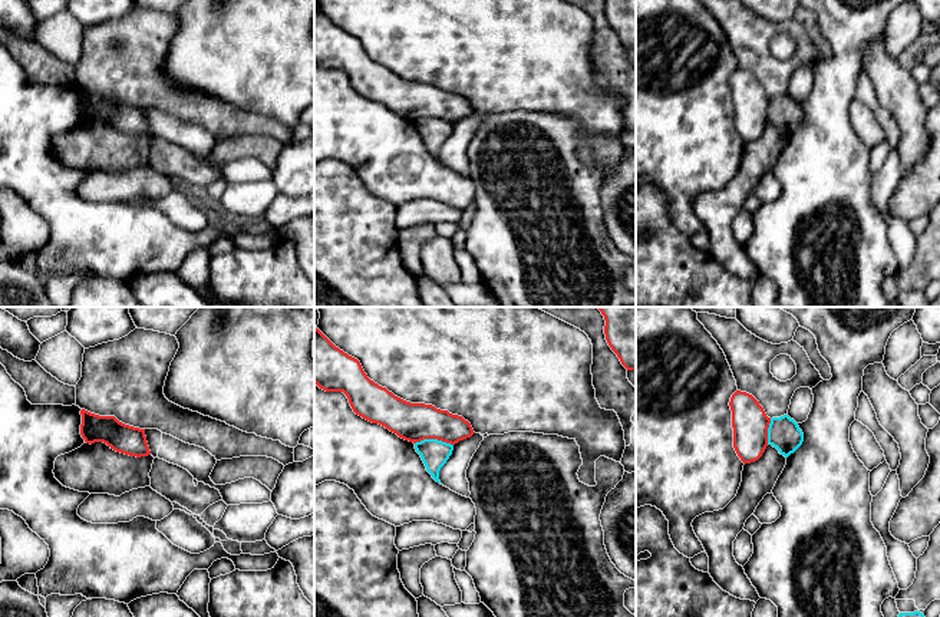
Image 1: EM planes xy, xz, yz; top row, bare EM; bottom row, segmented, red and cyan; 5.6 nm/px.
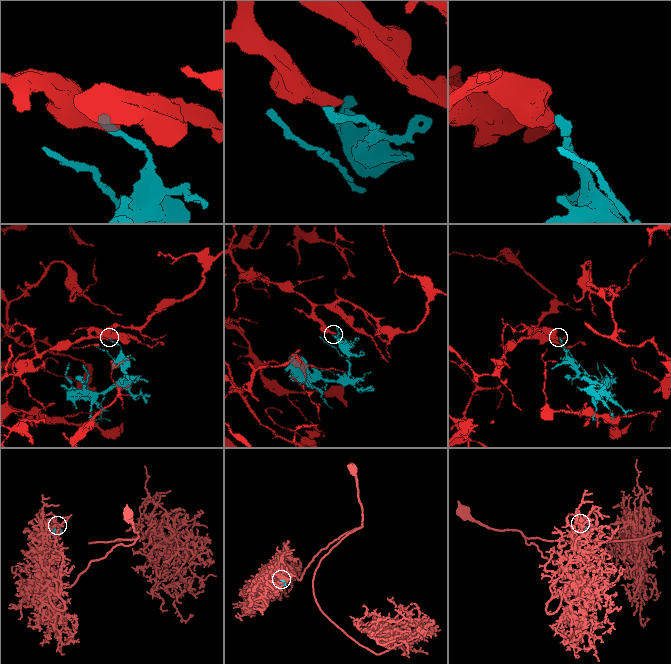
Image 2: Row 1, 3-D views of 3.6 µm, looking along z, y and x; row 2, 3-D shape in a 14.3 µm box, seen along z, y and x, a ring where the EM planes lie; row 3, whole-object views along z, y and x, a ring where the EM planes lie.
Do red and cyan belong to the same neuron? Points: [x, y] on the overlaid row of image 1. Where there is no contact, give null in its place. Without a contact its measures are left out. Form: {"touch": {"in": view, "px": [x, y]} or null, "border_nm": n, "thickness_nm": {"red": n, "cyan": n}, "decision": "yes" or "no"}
{"touch": {"in": "xz", "px": [434, 438]}, "border_nm": 220, "thickness_nm": {"red": 220, "cyan": 150}, "decision": "no"}

